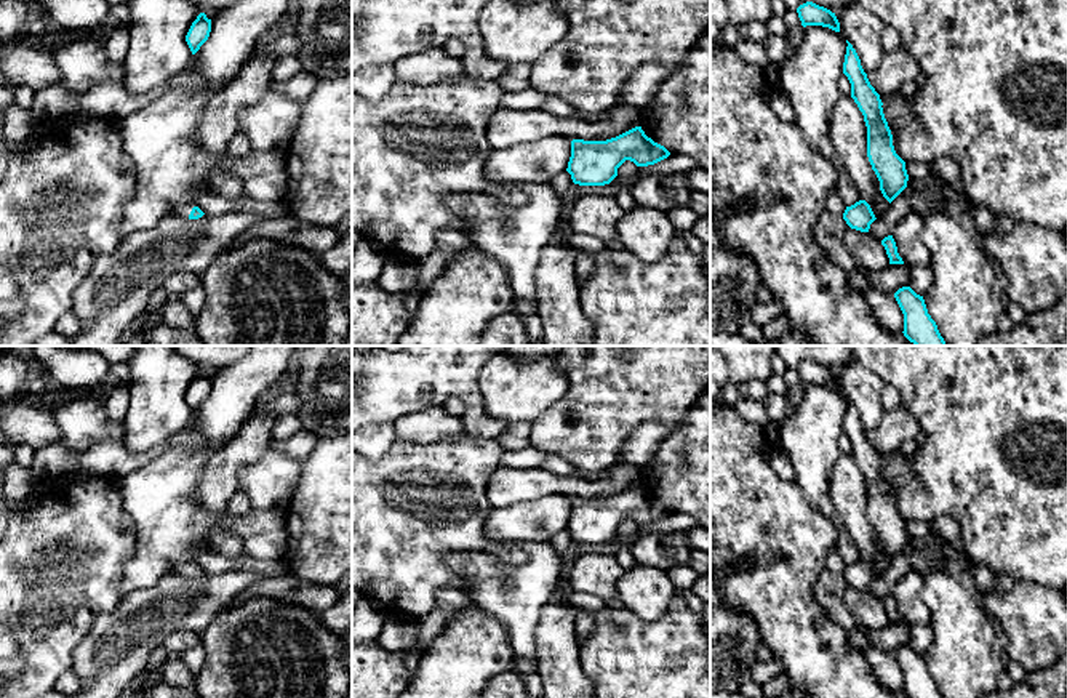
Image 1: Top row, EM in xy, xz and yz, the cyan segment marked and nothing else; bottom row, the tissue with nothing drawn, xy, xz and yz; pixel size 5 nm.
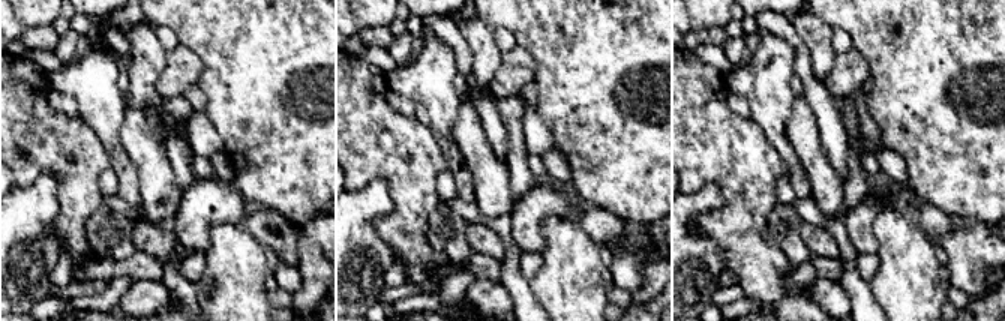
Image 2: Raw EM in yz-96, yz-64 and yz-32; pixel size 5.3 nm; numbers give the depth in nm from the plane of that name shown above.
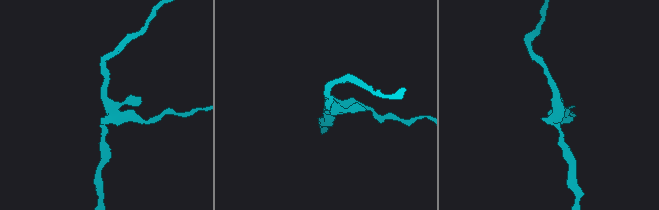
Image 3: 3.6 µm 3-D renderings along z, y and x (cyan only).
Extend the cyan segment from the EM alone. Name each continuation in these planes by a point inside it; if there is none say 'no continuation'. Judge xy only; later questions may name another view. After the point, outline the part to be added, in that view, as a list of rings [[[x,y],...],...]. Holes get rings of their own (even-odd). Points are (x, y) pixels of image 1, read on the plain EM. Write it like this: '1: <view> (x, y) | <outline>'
1: xy (184, 569) | [[[195,560],[181,564],[181,565],[176,567],[176,573],[189,578],[189,573],[190,573],[194,565],[198,565],[198,564]]]

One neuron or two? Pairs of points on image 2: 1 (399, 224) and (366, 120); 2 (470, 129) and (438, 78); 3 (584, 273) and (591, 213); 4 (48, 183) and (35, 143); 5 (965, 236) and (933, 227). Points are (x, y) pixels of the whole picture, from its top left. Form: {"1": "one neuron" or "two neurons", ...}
{"1": "one neuron", "2": "two neurons", "3": "two neurons", "4": "two neurons", "5": "two neurons"}

